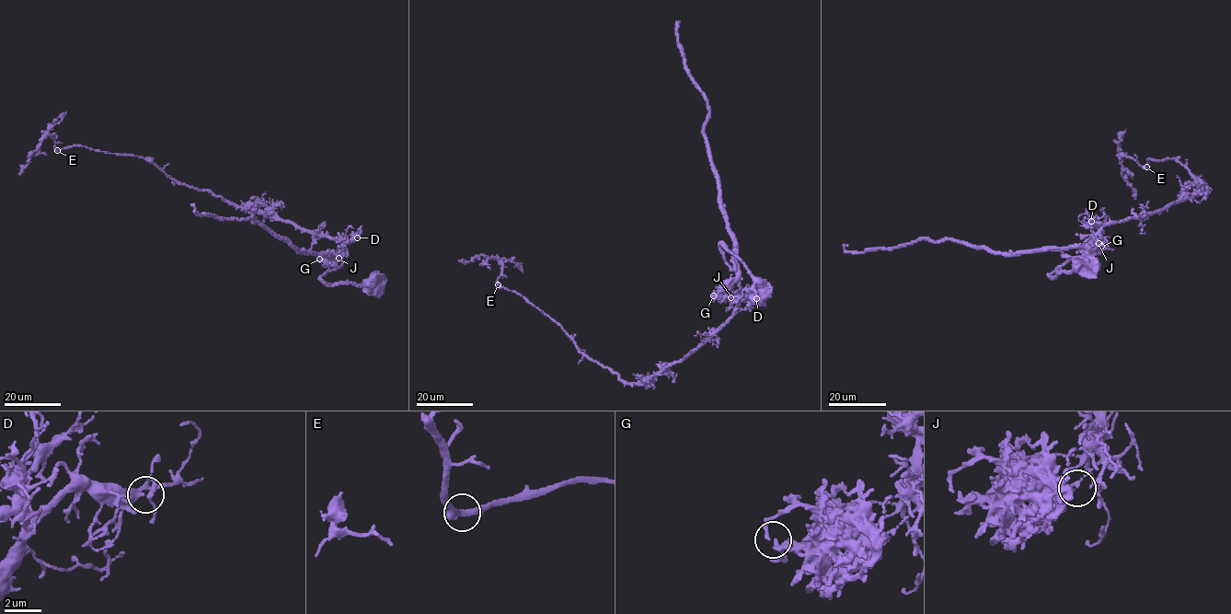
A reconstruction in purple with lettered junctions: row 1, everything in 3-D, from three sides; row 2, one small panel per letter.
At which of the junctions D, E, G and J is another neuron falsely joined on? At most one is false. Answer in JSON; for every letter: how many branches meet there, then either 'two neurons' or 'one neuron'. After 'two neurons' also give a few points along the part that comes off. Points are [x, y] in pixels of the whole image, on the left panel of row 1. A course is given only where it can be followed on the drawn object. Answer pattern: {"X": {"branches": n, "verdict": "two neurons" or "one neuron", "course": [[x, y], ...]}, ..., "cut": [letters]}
{"D": {"branches": 2, "verdict": "one neuron"}, "E": {"branches": 2, "verdict": "one neuron"}, "G": {"branches": 2, "verdict": "one neuron"}, "J": {"branches": 2, "verdict": "two neurons", "course": [[338, 258], [340, 241], [230, 204], [175, 181], [142, 157], [82, 145], [57, 150], [49, 135], [19, 175]]}, "cut": ["J"]}

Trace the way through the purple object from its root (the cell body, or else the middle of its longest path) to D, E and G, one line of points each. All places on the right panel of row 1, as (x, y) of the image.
D: (1094, 265), (1086, 260), (1050, 275), (1071, 258), (1064, 256), (1064, 249), (1080, 248), (1099, 230), (1091, 221)
E: (1094, 265), (1050, 275), (1071, 258), (1064, 249), (1103, 226), (1208, 191), (1174, 158), (1146, 167)
G: (1094, 265), (1092, 260), (1086, 260), (1070, 272), (1050, 275), (1071, 258), (1064, 256), (1064, 249), (1101, 246)

